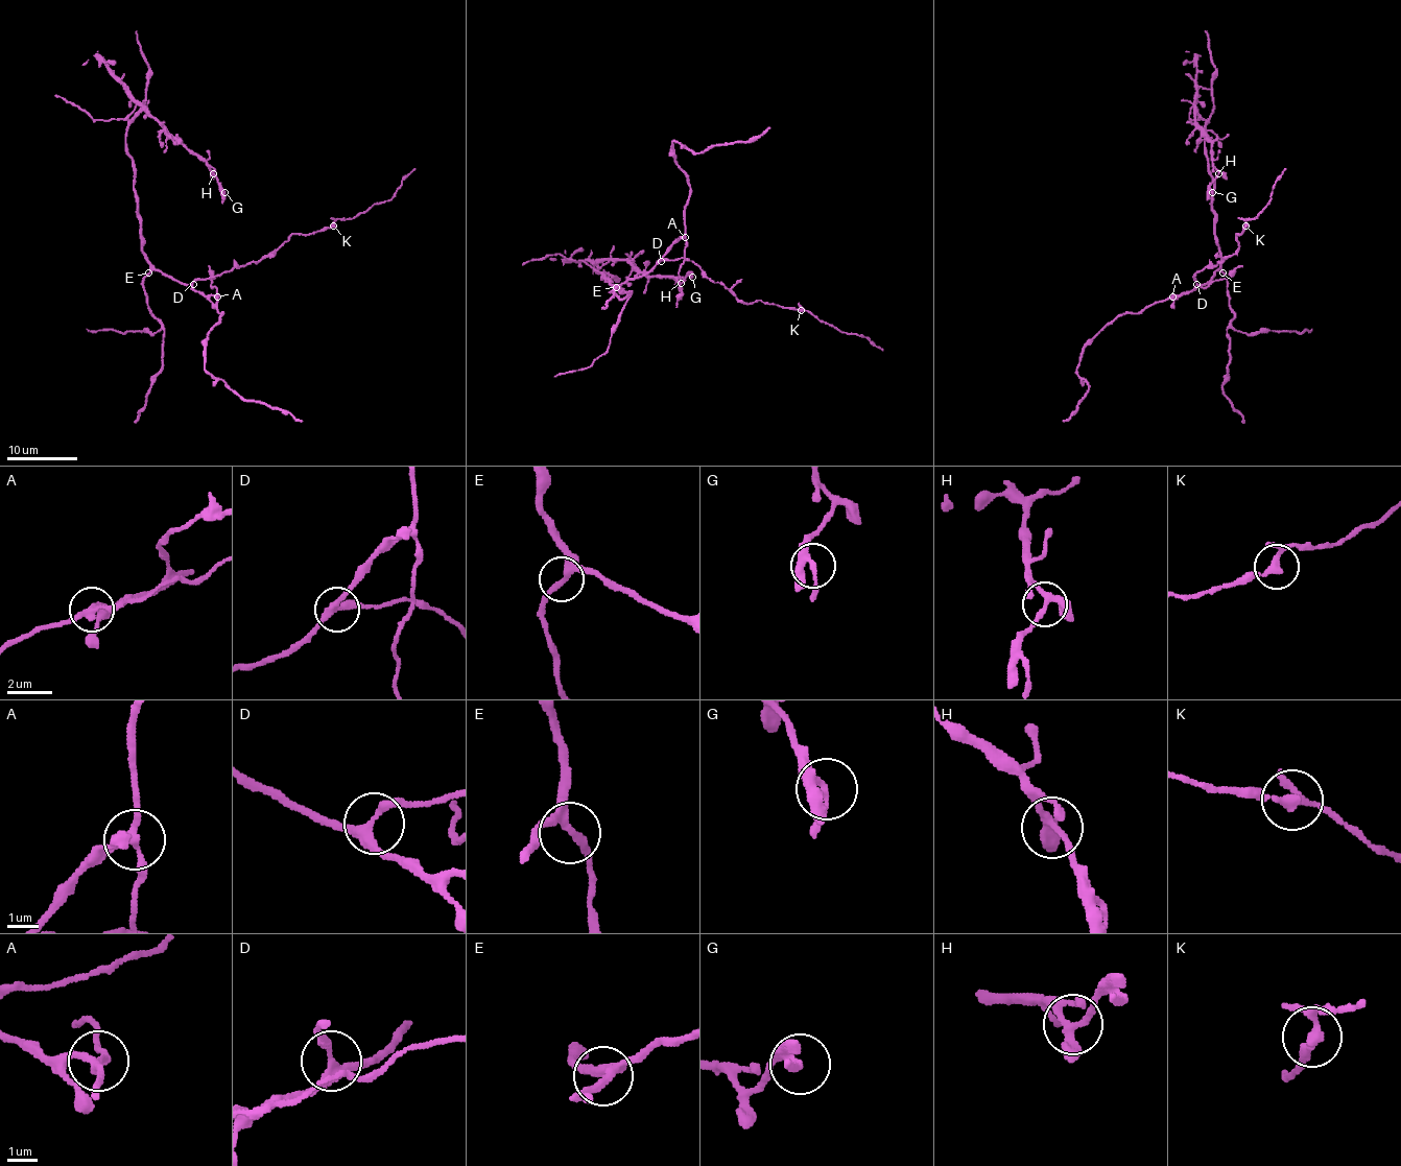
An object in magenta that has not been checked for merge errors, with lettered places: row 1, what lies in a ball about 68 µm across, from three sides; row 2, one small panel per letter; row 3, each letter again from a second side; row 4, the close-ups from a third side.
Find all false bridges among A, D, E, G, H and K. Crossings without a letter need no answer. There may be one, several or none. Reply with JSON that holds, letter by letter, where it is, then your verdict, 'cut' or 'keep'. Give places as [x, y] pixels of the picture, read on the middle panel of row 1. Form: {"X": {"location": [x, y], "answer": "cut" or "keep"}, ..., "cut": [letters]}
{"A": {"location": [685, 237], "answer": "cut"}, "D": {"location": [661, 261], "answer": "keep"}, "E": {"location": [616, 287], "answer": "keep"}, "G": {"location": [692, 277], "answer": "keep"}, "H": {"location": [681, 283], "answer": "keep"}, "K": {"location": [801, 310], "answer": "keep"}, "cut": ["A"]}

